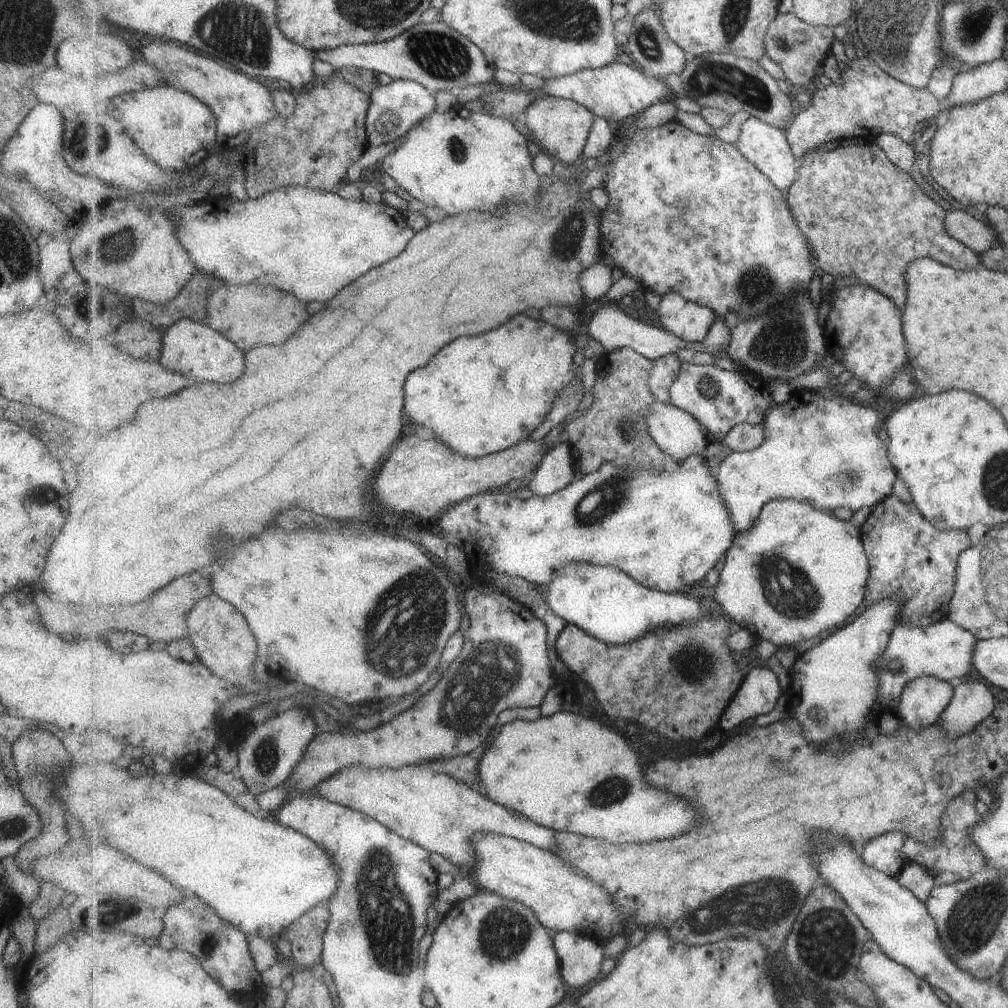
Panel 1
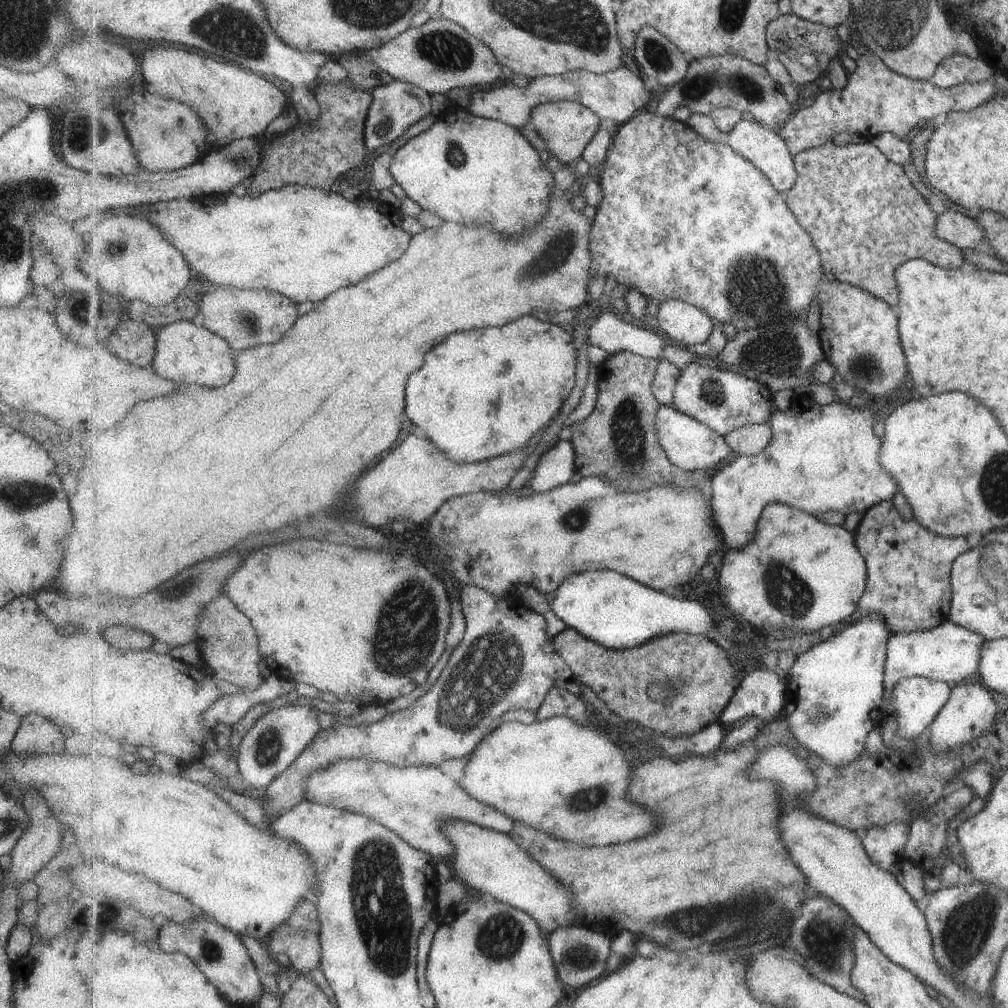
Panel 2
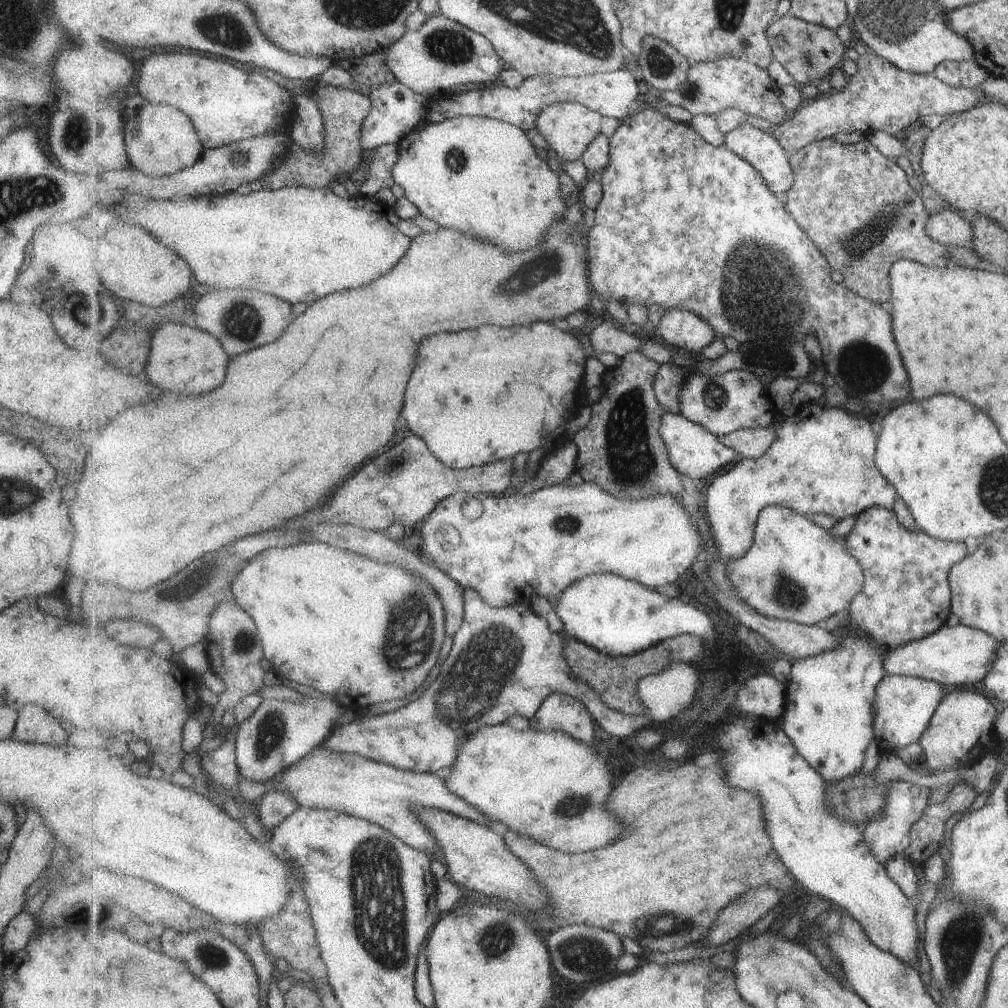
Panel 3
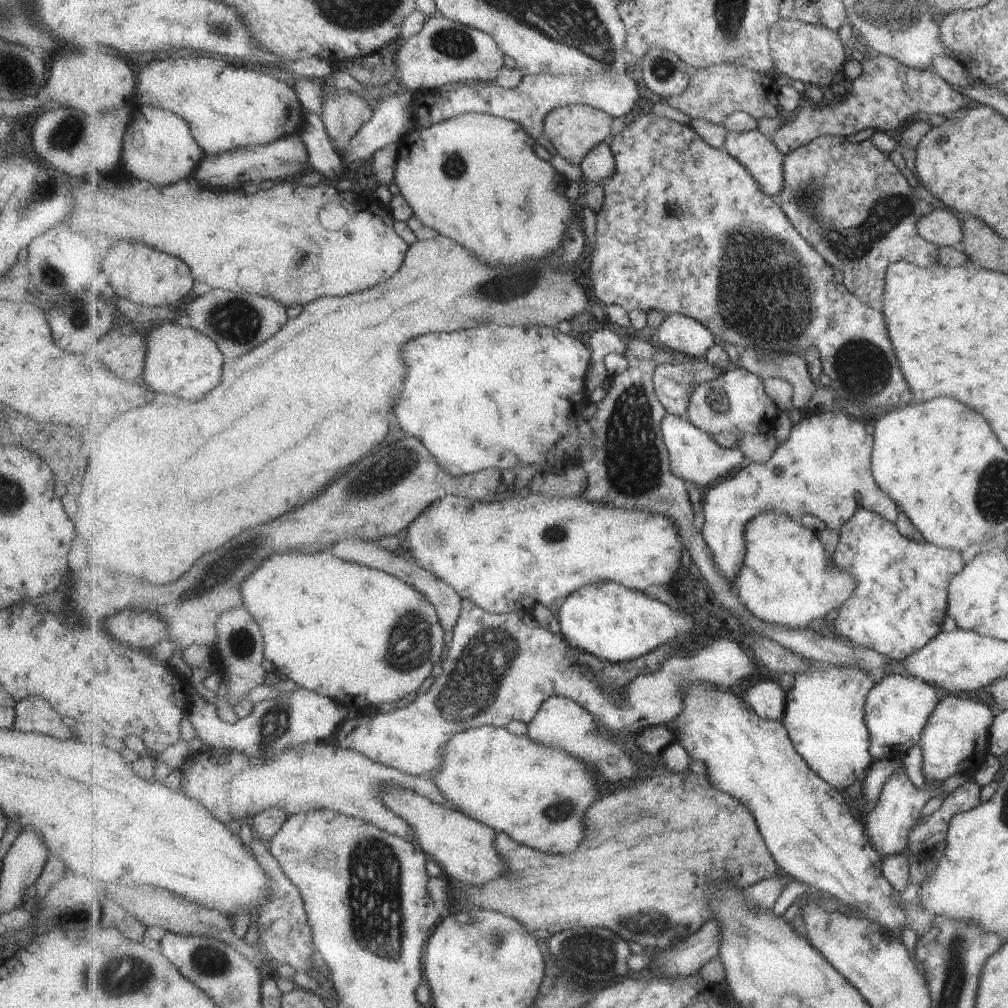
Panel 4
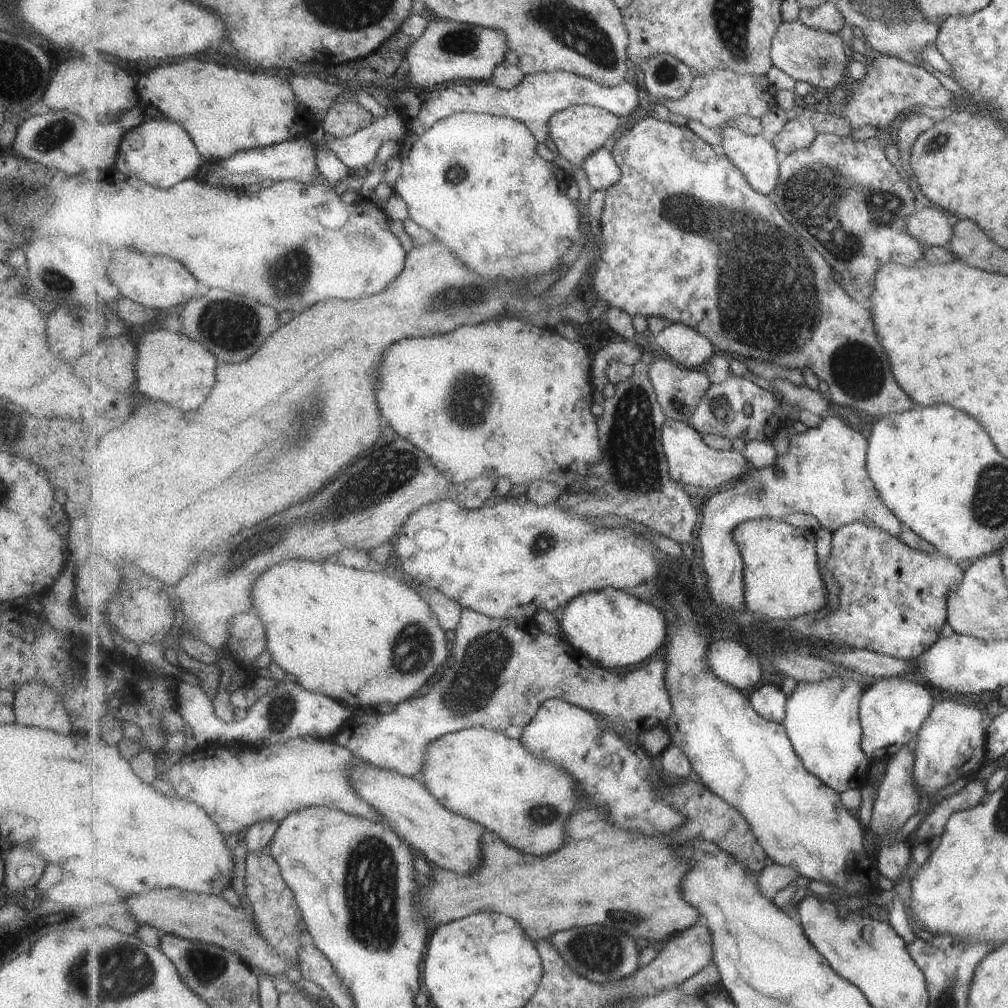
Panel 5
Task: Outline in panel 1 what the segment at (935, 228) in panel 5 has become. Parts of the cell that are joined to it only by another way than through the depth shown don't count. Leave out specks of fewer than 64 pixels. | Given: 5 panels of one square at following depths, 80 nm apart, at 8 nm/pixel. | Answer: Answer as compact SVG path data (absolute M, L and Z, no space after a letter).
M953 208L944 213L943 226L946 234L975 254L986 251L995 242L989 225L972 211Z

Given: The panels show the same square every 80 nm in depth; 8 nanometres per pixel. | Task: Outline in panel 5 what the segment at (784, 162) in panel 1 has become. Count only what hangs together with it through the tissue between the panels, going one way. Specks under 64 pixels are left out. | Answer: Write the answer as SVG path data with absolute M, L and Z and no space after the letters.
M737 127L721 131L719 150L741 170L757 192L770 195L777 187L781 174L781 152L763 135L748 135Z

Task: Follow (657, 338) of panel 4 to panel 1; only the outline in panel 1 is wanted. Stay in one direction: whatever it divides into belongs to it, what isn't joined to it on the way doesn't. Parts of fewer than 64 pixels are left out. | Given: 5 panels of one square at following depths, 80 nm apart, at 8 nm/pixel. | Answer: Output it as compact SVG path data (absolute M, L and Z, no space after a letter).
M676 292L662 297L654 314L663 329L690 343L702 343L719 319L710 308L692 303Z

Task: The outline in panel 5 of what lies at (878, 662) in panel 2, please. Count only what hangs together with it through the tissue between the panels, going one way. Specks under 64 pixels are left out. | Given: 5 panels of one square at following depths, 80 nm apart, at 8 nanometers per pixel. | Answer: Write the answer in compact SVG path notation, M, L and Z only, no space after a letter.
M849 674L847 678L847 680L841 680L836 676L815 683L803 681L797 683L795 691L788 698L787 716L784 723L796 752L808 770L838 793L851 790L851 788L860 789L867 785L869 768L873 764L862 747L865 736L860 720L859 703L866 689L863 689L863 686L855 680L855 675Z

